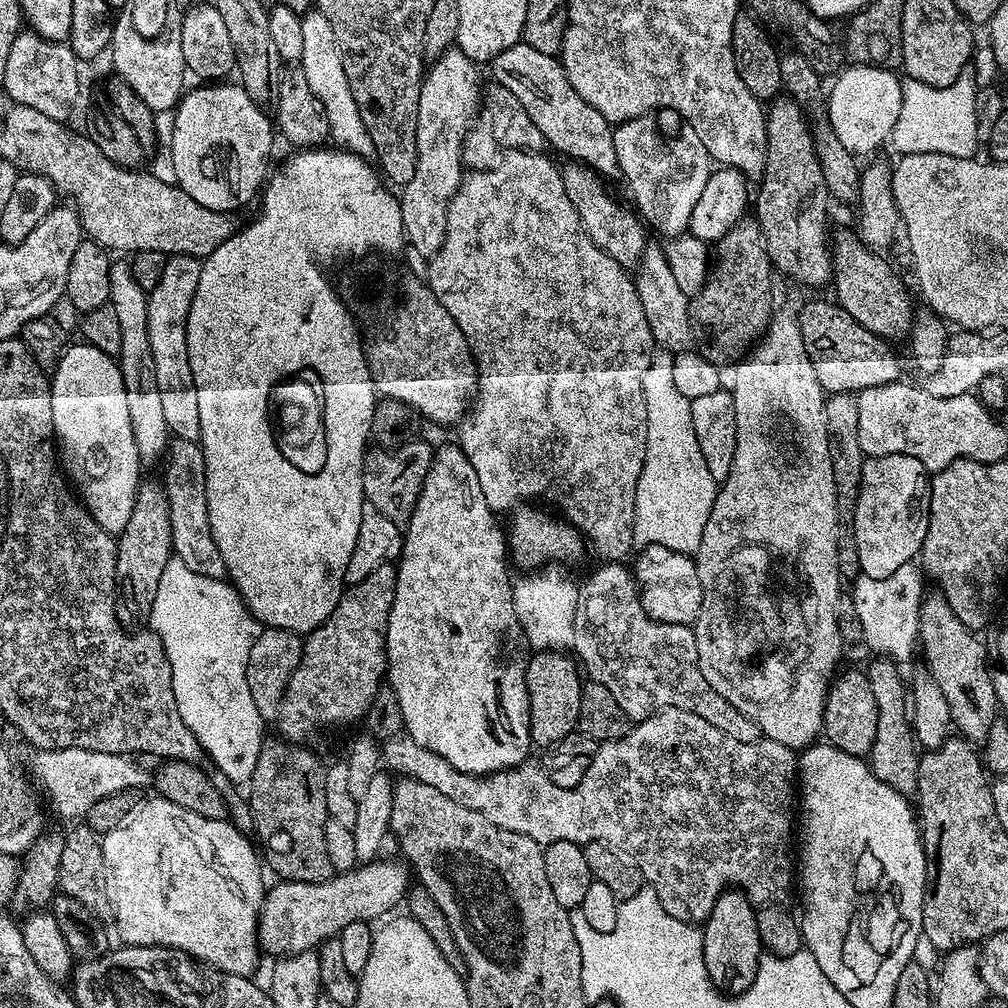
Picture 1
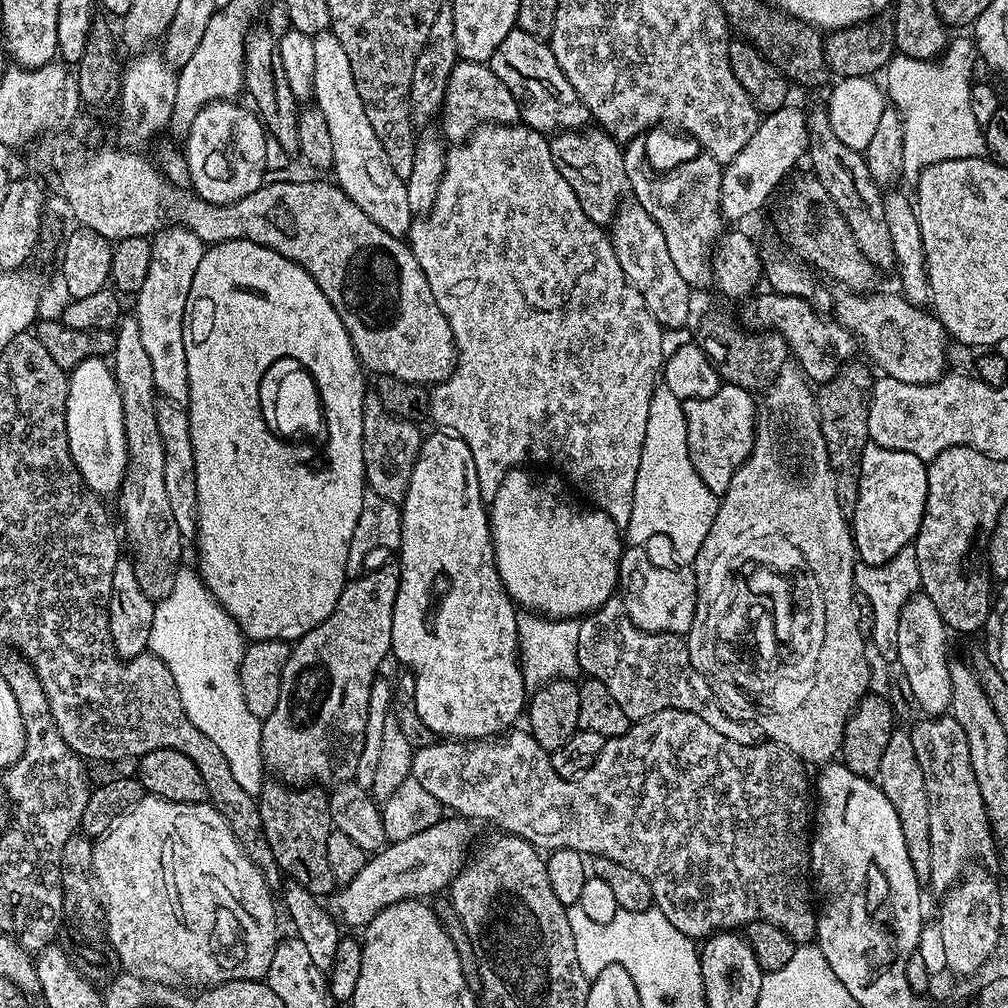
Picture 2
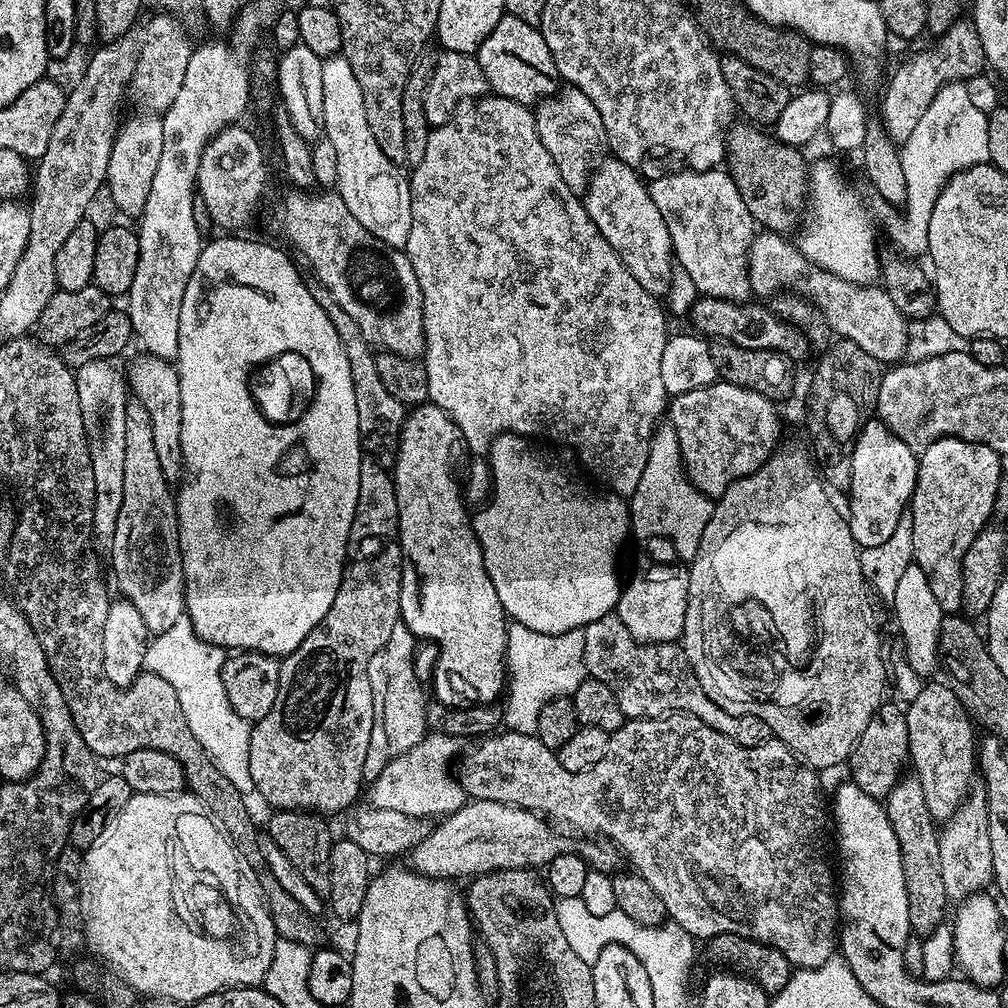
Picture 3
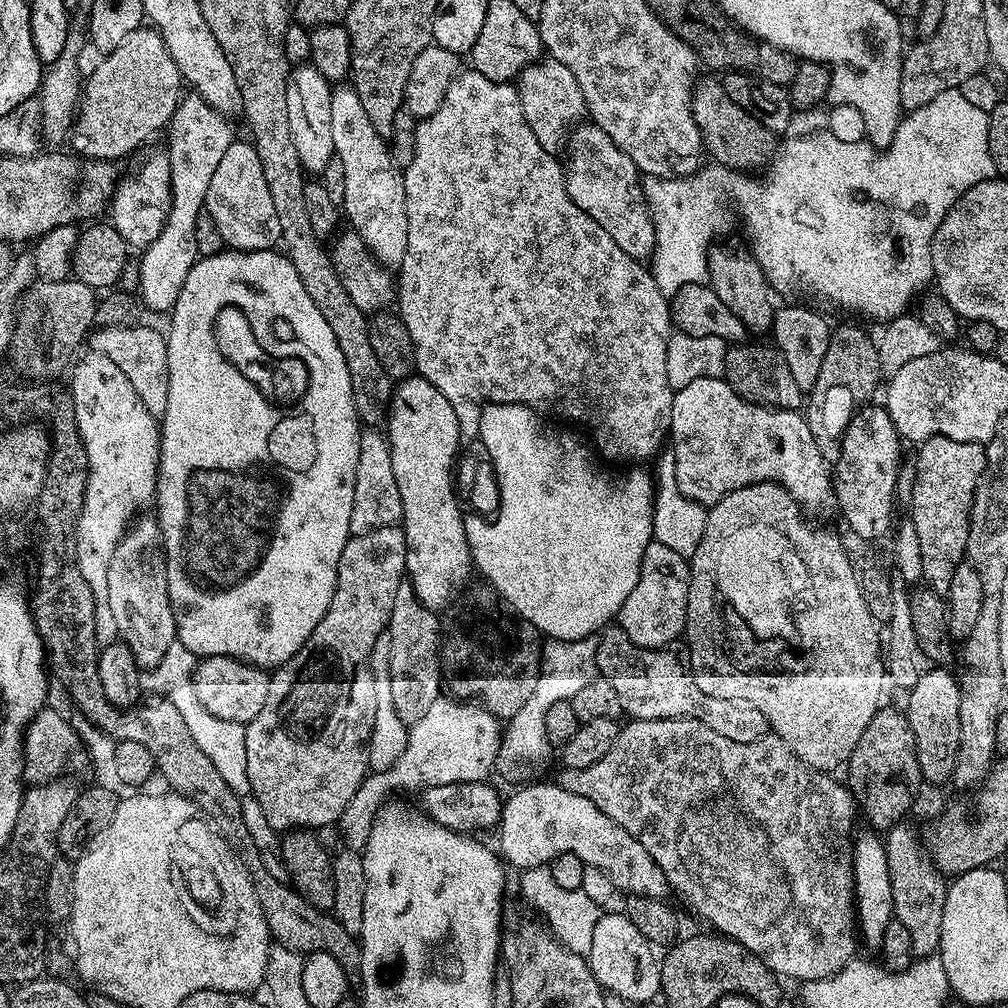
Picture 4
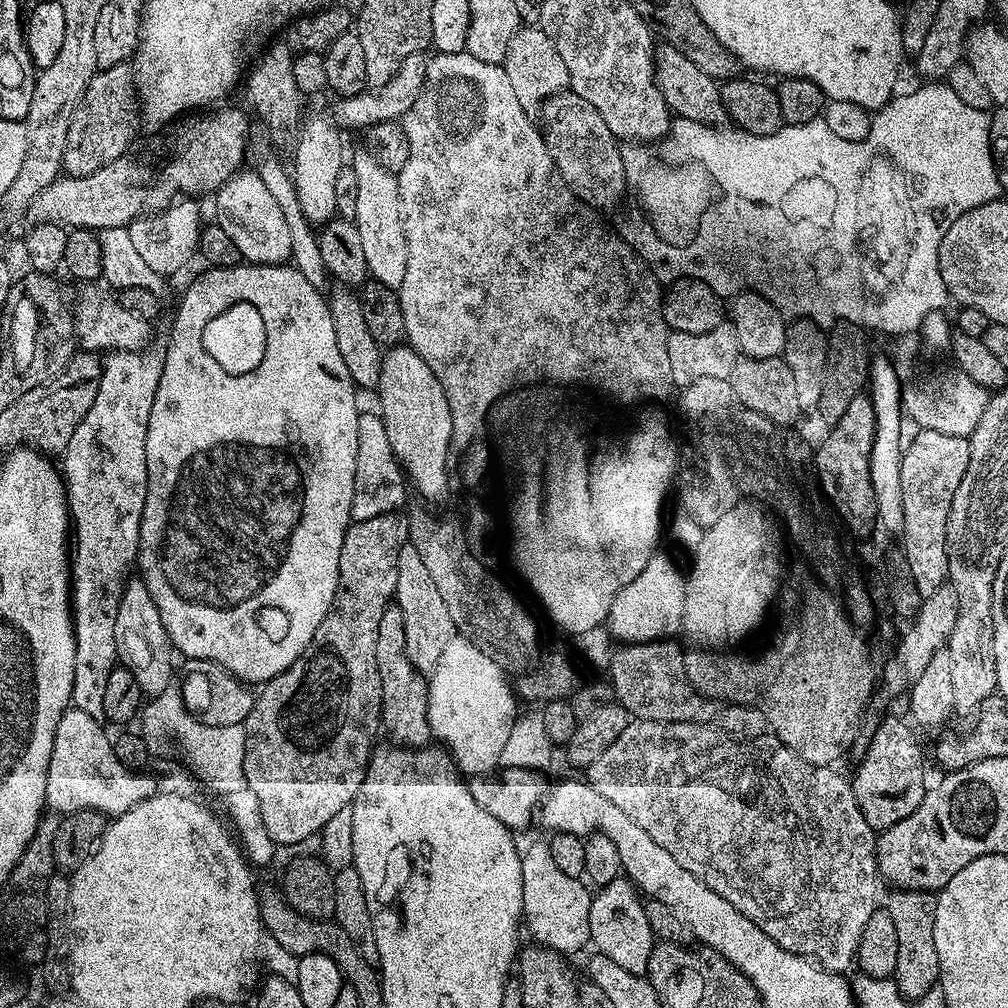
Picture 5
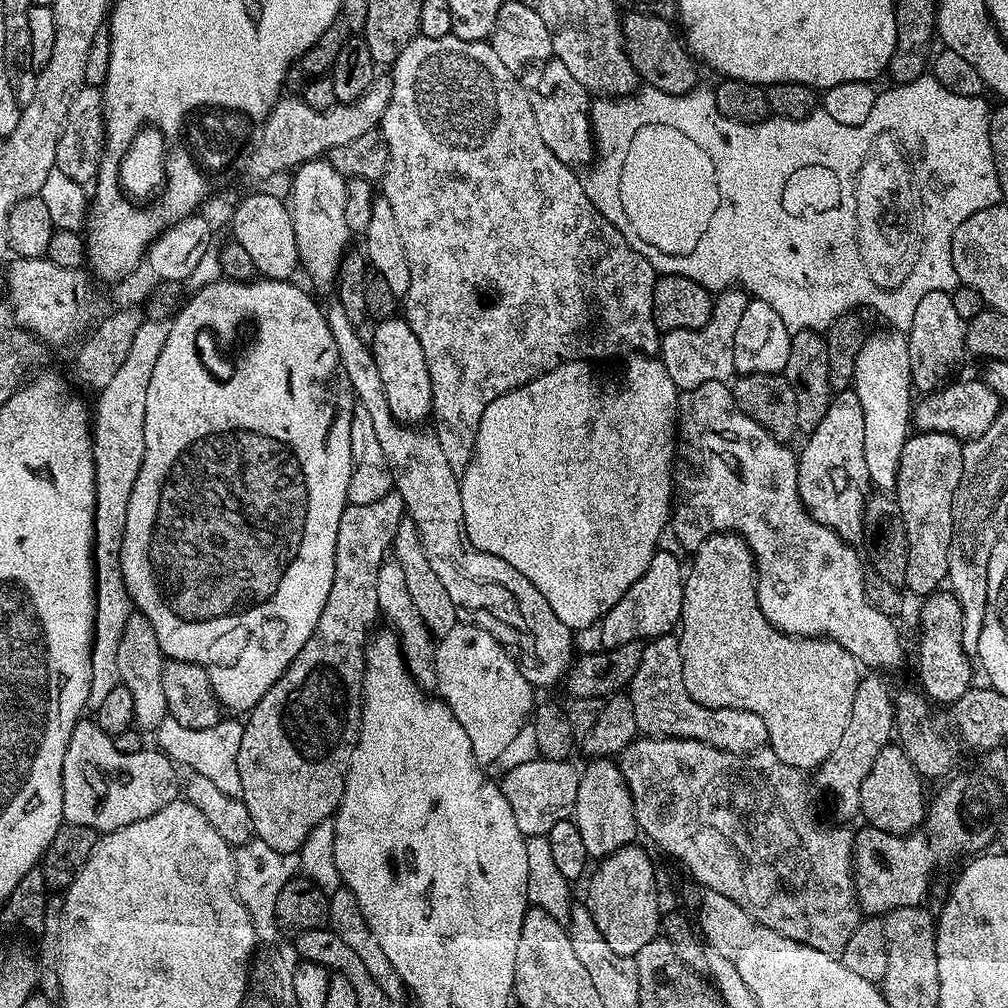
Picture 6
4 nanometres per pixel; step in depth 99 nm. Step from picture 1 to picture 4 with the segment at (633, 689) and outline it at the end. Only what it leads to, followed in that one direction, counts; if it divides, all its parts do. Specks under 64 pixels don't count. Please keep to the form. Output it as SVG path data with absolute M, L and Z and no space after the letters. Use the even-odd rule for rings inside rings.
M618 626L603 629L596 641L597 673L614 686L620 711L625 717L633 720L697 720L722 734L722 738L730 738L730 742L758 742L758 738L769 735L766 714L762 714L762 710L702 694L689 665L681 657L680 660L668 648L643 648L630 642Z

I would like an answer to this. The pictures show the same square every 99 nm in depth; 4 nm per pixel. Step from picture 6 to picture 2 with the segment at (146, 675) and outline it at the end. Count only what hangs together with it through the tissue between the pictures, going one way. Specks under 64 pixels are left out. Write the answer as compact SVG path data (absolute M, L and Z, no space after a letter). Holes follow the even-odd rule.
M121 315L120 323L116 325L114 331L116 345L110 357L110 367L116 375L118 394L122 394L122 422L126 426L126 446L128 447L128 465L124 483L120 485L118 499L120 499L120 508L124 511L124 528L128 531L126 548L127 551L128 548L132 551L130 559L134 566L134 574L138 578L138 586L142 586L144 593L155 602L166 594L170 594L174 586L174 578L182 567L180 555L183 554L186 544L180 539L178 522L174 522L174 513L170 511L170 501L166 498L166 482L162 467L166 457L162 455L162 438L158 434L158 410L156 409L158 393L154 386L154 366L150 366L150 357L142 347L142 334L138 331L135 315Z

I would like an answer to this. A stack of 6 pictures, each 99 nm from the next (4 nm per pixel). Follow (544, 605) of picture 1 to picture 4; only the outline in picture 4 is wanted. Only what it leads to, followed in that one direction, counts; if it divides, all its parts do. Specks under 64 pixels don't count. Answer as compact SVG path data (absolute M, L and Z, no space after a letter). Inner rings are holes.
M587 636L581 640L566 640L553 643L546 652L546 684L556 692L536 691L526 701L526 706L518 714L506 722L500 738L500 752L496 763L504 768L524 768L527 764L540 764L551 752L554 746L546 738L546 710L554 706L561 698L571 698L586 682L596 679L596 636Z

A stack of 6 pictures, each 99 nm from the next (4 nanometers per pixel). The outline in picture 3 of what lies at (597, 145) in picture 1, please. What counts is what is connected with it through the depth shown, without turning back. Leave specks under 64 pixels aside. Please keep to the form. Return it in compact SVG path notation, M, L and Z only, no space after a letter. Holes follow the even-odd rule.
M505 14L474 55L482 66L482 74L486 74L489 89L495 95L535 106L549 96L555 96L558 91L560 71L556 69L550 46L546 46L546 38L542 38L539 27L522 22L522 18Z

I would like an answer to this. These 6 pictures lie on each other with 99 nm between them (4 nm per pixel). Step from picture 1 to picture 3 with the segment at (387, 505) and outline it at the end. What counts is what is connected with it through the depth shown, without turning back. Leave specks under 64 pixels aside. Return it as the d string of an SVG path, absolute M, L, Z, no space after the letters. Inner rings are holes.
M315 282L308 284L310 294L314 294L314 302L326 310L330 322L334 322L334 330L338 330L338 338L342 338L342 350L346 350L346 362L350 362L350 379L354 381L354 403L358 410L358 430L362 441L362 448L371 459L379 464L391 465L396 459L396 452L400 448L400 431L404 425L406 405L398 402L390 390L386 390L382 377L378 374L377 353L371 344L362 338L362 330L358 330L358 322L334 302L330 290L326 290Z

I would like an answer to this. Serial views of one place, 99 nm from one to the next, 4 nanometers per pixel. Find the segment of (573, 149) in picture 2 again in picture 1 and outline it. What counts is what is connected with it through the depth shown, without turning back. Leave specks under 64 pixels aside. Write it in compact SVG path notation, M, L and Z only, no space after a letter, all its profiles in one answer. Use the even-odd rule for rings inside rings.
M568 162L568 165L563 165L562 175L566 186L566 194L570 198L574 210L578 210L580 227L584 229L584 233L603 252L610 254L610 258L614 258L614 262L618 262L625 270L639 264L640 256L644 253L646 247L646 241L644 241L646 228L641 217L631 207L628 207L629 209L623 208L604 189L605 181L592 168L580 162Z

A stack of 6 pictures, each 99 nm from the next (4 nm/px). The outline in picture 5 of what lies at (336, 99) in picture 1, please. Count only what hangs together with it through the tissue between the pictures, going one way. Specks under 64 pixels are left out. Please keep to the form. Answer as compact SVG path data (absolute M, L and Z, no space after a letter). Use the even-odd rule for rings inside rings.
M366 150L351 153L350 167L354 170L354 178L358 178L358 203L354 206L358 226L358 234L362 241L362 251L366 258L368 275L371 279L382 282L382 286L390 286L399 290L402 278L406 278L406 234L402 230L402 214L398 202L397 173L390 171L382 162L378 162Z

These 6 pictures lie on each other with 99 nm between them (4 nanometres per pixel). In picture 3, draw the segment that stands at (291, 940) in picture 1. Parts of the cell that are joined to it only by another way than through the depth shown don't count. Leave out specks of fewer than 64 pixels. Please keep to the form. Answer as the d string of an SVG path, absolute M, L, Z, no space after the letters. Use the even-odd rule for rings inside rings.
M493 800L465 802L459 810L443 817L437 824L428 836L422 838L410 851L411 867L421 876L429 878L453 878L452 876L475 878L483 876L485 872L501 872L504 868L540 870L566 848L566 844L548 829L550 824L547 819L541 818L535 812L527 812L525 808L515 808Z

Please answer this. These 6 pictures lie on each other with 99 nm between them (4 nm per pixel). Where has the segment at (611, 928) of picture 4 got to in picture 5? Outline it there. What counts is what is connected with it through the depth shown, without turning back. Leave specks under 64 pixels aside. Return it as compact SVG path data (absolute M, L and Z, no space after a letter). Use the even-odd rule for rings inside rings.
M617 878L603 885L593 895L590 906L588 934L594 948L596 944L595 951L610 962L616 962L618 966L622 966L622 970L628 970L634 976L644 976L647 973L654 947L654 937L650 930L650 922L644 913L644 906L645 901L641 893L627 878Z

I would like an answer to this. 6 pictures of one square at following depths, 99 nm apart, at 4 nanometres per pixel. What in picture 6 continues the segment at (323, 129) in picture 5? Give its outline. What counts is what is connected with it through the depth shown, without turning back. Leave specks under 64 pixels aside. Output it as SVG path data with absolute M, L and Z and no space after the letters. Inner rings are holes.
M327 158L308 160L295 169L290 193L290 215L298 242L300 268L312 276L316 288L331 289L340 273L340 263L349 251L350 233L346 226L346 177Z

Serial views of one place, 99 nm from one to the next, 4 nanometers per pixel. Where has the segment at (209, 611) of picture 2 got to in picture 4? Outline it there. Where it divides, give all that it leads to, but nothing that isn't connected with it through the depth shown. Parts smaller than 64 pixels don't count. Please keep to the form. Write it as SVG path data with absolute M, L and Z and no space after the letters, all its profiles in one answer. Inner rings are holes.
M178 642L172 644L170 650L162 654L162 662L158 662L158 666L151 669L151 691L155 695L164 696L170 702L174 702L174 706L178 706L178 714L182 714L190 735L194 737L194 742L198 742L198 750L202 750L202 754L206 754L206 758L214 762L218 774L226 778L226 786L230 786L230 790L234 790L237 794L247 793L249 786L246 774L245 725L216 718L214 714L210 714L210 710L206 710L206 706L202 706L202 702L198 702L198 694L194 694L192 685L192 669L197 663L197 657L193 656L190 650L186 650L186 646Z

